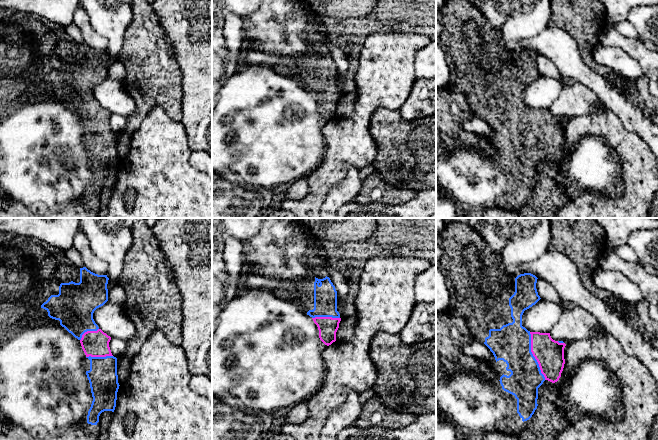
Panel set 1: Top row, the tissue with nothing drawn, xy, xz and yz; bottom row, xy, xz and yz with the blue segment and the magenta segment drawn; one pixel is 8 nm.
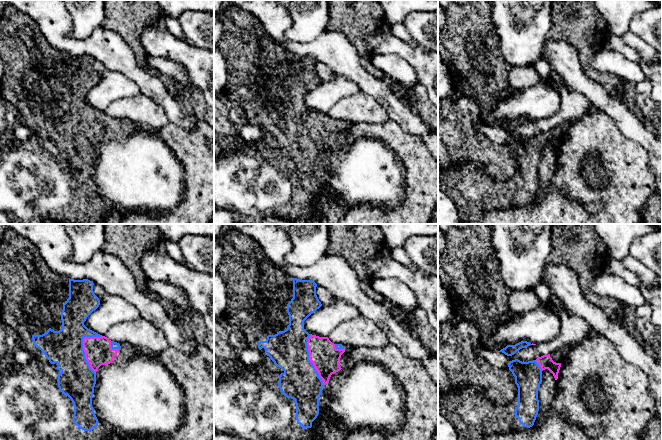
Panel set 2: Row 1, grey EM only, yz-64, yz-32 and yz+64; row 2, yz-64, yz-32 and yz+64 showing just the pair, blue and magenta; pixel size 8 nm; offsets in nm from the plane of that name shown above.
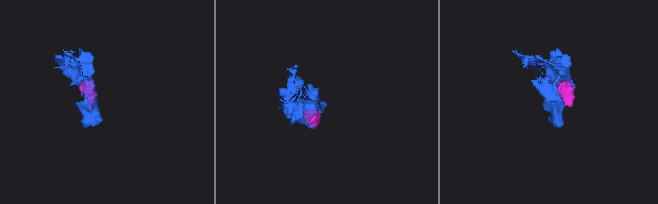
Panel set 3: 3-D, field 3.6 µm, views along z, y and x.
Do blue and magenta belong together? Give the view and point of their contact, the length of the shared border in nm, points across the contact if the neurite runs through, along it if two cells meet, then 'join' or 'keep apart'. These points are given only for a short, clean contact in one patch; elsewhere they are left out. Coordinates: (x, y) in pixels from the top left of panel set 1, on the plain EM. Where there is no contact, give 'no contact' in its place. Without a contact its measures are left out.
meets blue in yz at (533, 132); contact 400 nm long; join

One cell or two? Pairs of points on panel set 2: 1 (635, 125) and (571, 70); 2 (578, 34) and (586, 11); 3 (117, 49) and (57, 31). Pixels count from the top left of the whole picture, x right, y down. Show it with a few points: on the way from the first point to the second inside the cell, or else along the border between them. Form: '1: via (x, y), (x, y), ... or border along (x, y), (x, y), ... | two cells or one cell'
1: via (619, 113), (587, 86) | one cell
2: via (579, 28), (580, 17) | one cell
3: via (101, 47), (75, 47), (70, 45) | one cell

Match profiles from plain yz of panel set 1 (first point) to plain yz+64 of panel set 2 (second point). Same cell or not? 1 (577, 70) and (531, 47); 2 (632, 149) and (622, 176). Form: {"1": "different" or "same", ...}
{"1": "different", "2": "same"}

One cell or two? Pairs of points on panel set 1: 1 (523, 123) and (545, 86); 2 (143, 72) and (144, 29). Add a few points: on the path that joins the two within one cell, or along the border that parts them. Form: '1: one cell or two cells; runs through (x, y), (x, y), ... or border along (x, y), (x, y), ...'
1: two cells; border along (523, 87), (523, 102), (530, 107), (549, 109)
2: one cell; runs through (144, 61), (144, 40)

